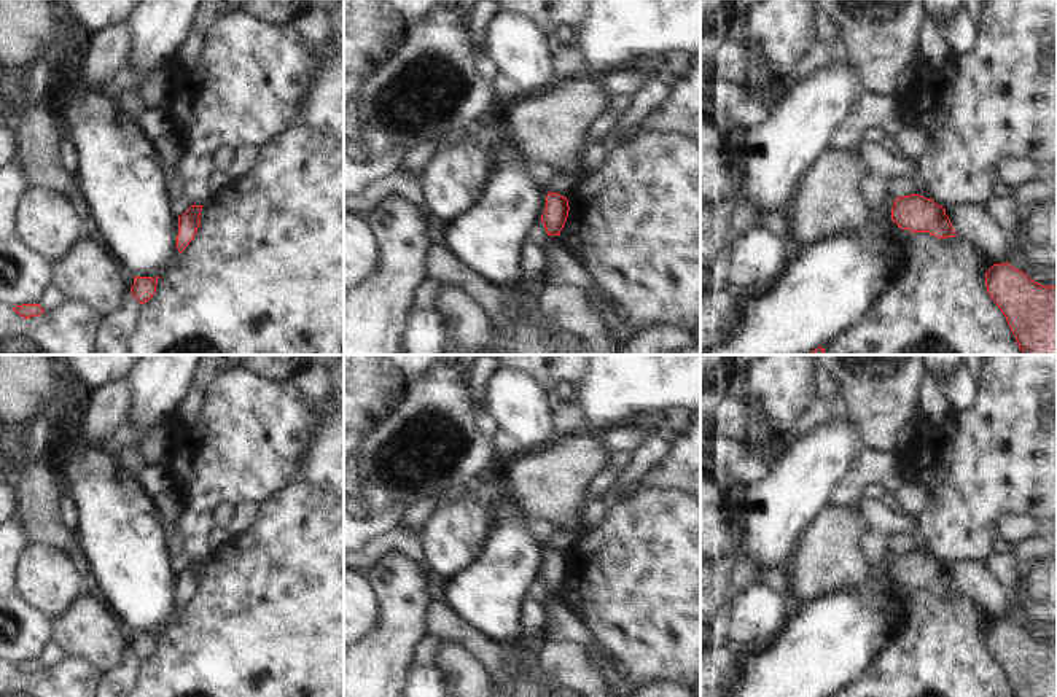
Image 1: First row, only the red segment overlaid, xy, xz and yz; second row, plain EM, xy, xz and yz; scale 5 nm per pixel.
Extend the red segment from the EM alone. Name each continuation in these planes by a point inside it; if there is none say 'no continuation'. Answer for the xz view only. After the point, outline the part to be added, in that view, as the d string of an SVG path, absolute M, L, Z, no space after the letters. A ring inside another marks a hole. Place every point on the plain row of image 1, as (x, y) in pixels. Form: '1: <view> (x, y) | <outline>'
no continuation

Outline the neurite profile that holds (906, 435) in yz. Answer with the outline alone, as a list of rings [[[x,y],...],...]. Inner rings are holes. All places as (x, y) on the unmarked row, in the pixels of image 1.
[[[909,422],[898,434],[898,444],[895,447],[895,455],[898,460],[903,458],[904,452],[912,446],[912,439],[917,433],[917,422]]]

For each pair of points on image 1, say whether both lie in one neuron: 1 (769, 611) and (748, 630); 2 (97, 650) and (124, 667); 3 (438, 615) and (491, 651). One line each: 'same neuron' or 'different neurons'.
1: same neuron
2: different neurons
3: same neuron

